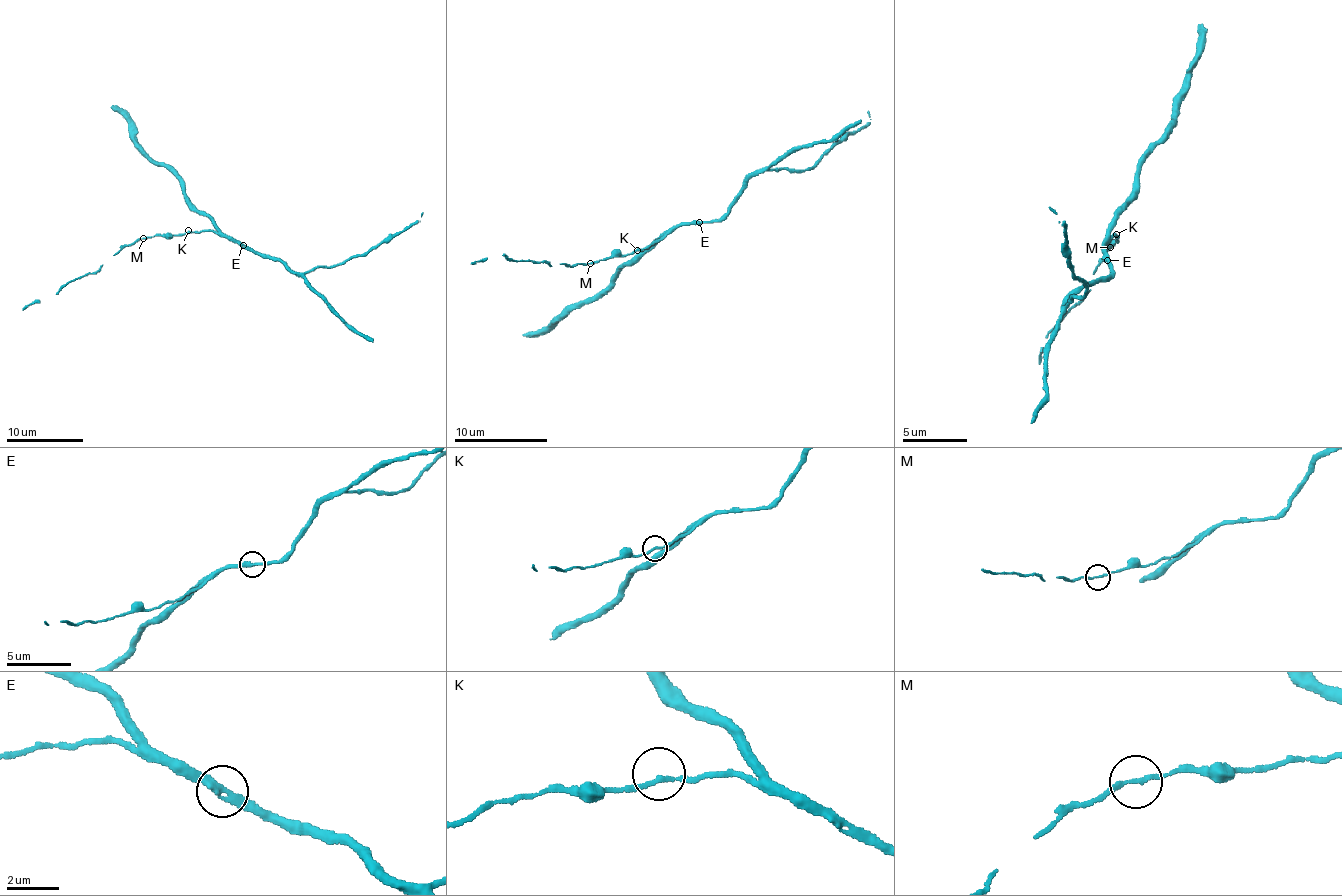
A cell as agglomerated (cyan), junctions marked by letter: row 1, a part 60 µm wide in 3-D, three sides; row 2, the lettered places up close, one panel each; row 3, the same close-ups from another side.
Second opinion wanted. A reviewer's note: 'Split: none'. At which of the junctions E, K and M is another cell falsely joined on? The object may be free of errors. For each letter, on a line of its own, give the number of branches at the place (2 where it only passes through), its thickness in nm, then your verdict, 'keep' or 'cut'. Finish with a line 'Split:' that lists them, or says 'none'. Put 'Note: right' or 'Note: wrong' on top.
Note: right
E: 2 branches meet; 280 nm thick; keep
K: 2 branches meet; 160 nm thick; keep
M: 2 branches meet; 160 nm thick; keep
Split: none

